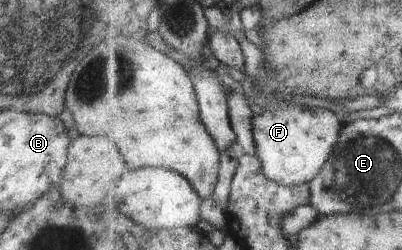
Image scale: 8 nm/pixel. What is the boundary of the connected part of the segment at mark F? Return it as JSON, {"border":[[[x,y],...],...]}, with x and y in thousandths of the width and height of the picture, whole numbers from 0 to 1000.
{"border":[[[751,420],[682,428],[637,436],[632,476],[639,616],[652,636],[657,688],[701,744],[751,744],[784,724],[846,576],[851,516],[861,496],[811,432],[761,432]]]}

